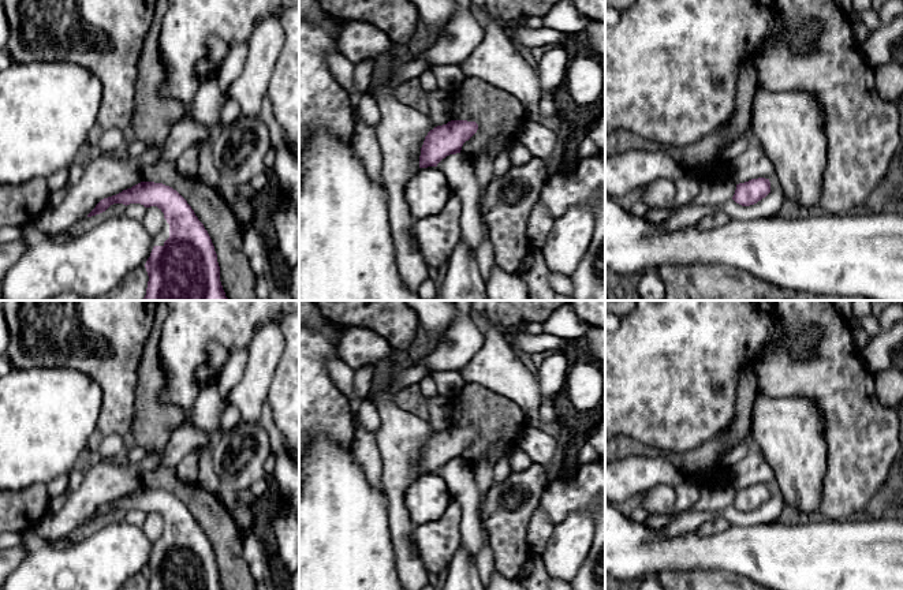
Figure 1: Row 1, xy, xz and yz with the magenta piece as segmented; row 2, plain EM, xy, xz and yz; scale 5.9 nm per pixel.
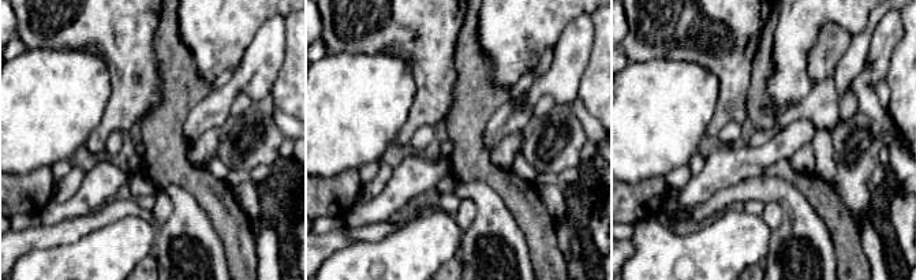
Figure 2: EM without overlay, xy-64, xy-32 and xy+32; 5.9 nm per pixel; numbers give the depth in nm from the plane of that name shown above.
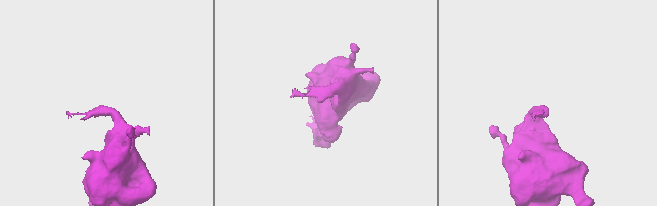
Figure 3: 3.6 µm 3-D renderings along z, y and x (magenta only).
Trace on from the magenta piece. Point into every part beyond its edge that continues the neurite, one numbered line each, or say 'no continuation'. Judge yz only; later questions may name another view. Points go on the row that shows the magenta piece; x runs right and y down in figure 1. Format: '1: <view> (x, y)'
no continuation

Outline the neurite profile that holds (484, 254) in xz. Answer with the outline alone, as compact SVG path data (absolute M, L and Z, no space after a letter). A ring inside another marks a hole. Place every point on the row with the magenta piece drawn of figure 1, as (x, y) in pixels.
M482 223L482 239L474 254L480 272L482 277L486 280L490 275L490 270L496 266L496 259L493 257L493 243L489 239L489 231L484 223Z

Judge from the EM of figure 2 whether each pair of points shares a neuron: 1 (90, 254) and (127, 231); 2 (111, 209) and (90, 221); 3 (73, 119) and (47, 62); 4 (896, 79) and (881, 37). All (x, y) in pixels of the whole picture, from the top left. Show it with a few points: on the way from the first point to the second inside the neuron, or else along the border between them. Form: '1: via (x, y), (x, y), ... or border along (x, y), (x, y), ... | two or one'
1: via (100, 254), (104, 254), (118, 241) | one
2: via (105, 215), (96, 220) | one
3: via (59, 105), (47, 93), (47, 75) | one
4: border along (901, 37), (893, 51), (885, 79) | two

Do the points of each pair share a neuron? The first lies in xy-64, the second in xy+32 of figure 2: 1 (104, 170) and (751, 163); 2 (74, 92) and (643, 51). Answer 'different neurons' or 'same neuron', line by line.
1: same neuron
2: different neurons

